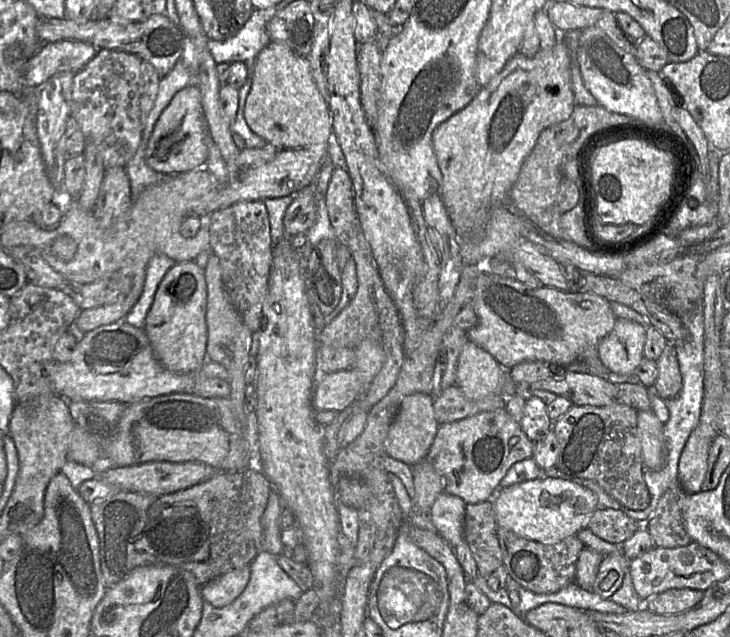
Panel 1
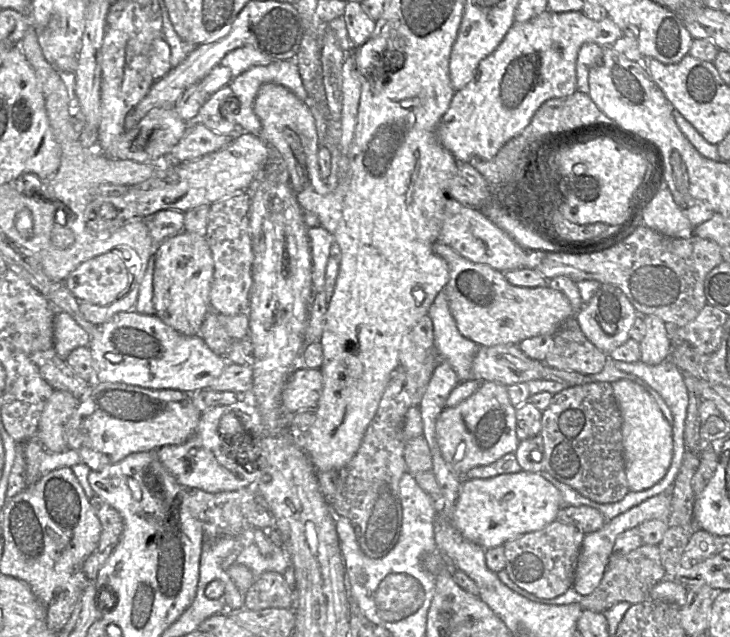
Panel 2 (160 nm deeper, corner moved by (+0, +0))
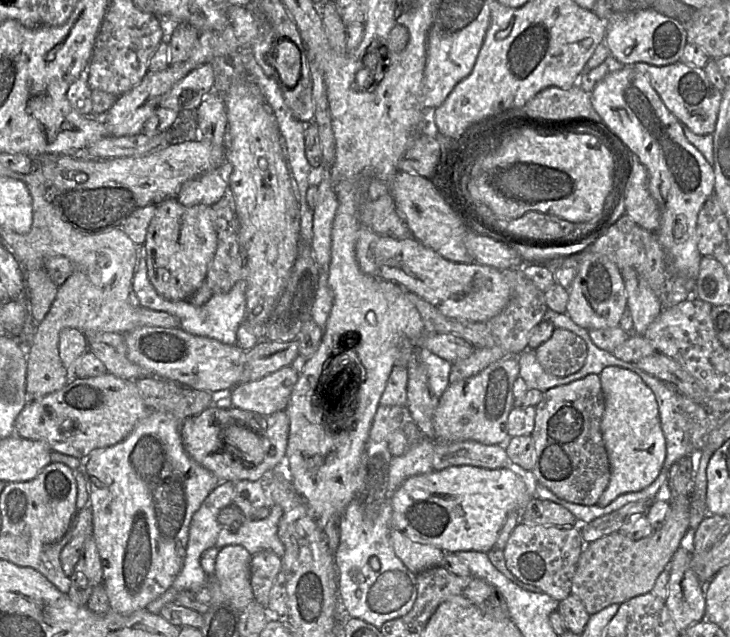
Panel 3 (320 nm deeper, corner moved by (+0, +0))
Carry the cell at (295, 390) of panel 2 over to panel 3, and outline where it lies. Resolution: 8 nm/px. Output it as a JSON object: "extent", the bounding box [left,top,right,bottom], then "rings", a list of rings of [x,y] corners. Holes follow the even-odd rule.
{"extent":[230,366,299,416],"rings":[[[286,366],[259,380],[238,383],[230,390],[230,404],[263,416],[283,411],[298,378],[299,372]]]}

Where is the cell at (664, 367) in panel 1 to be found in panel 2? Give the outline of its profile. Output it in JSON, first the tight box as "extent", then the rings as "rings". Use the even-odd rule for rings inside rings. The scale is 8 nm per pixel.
{"extent":[639,315,671,365],"rings":[[[655,315],[642,316],[646,333],[639,343],[641,361],[647,365],[658,365],[667,360],[671,350],[671,343],[665,324],[661,318]]]}

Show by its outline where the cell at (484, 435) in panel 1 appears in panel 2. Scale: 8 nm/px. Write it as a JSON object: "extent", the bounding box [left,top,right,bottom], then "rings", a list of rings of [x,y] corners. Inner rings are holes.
{"extent":[435,381,520,476],"rings":[[[480,381],[477,391],[470,397],[454,407],[444,407],[436,421],[435,435],[444,460],[459,476],[464,476],[474,467],[489,465],[505,454],[514,453],[520,441],[516,435],[515,407],[510,402],[507,386]]]}

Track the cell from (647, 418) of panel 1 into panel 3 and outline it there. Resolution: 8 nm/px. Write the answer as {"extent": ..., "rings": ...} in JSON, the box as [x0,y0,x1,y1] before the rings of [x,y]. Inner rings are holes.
{"extent":[597,366,666,507],"rings":[[[611,366],[598,376],[605,400],[600,430],[610,463],[609,484],[597,502],[604,507],[618,496],[641,491],[654,482],[664,465],[666,442],[654,394],[638,375]]]}

